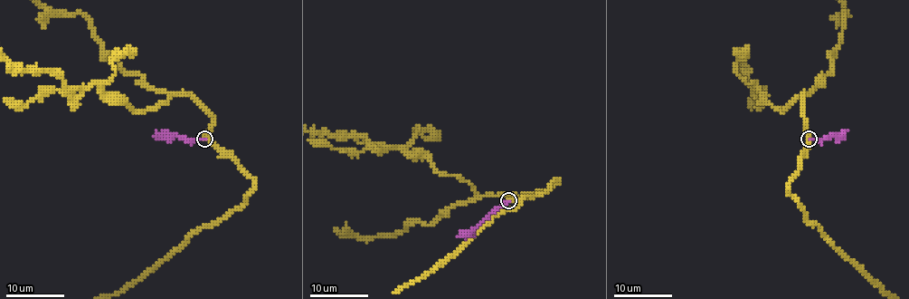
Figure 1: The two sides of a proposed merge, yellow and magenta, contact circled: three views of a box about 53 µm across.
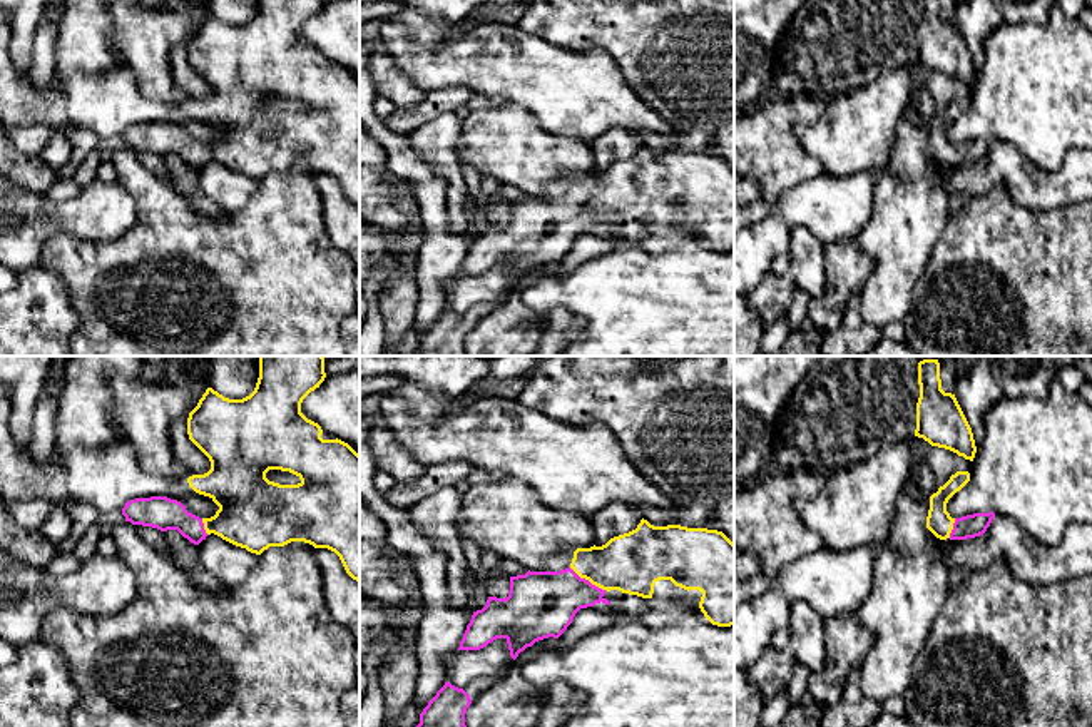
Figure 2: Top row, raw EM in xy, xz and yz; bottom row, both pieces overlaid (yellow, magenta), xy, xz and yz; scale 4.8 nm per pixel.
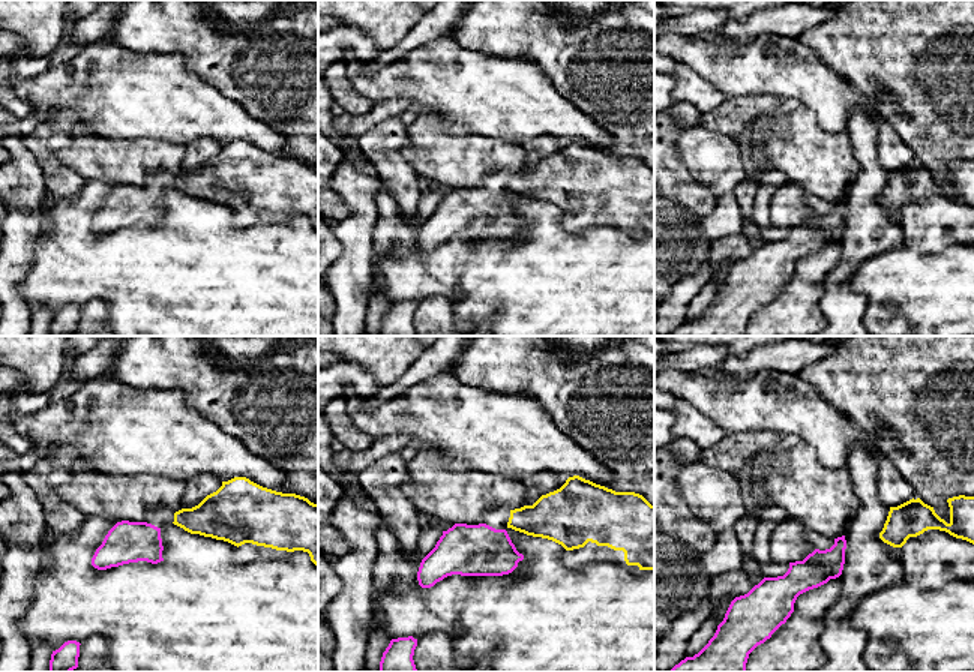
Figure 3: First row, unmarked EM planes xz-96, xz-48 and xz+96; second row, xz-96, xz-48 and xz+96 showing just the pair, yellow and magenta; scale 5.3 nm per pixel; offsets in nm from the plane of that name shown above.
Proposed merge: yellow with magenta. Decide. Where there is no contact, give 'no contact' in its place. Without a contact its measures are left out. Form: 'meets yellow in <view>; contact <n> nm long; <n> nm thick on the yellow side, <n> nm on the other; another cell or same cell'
meets yellow in xz; contact 200 nm long; 280 nm thick on the yellow side, 320 nm on the other; same cell

